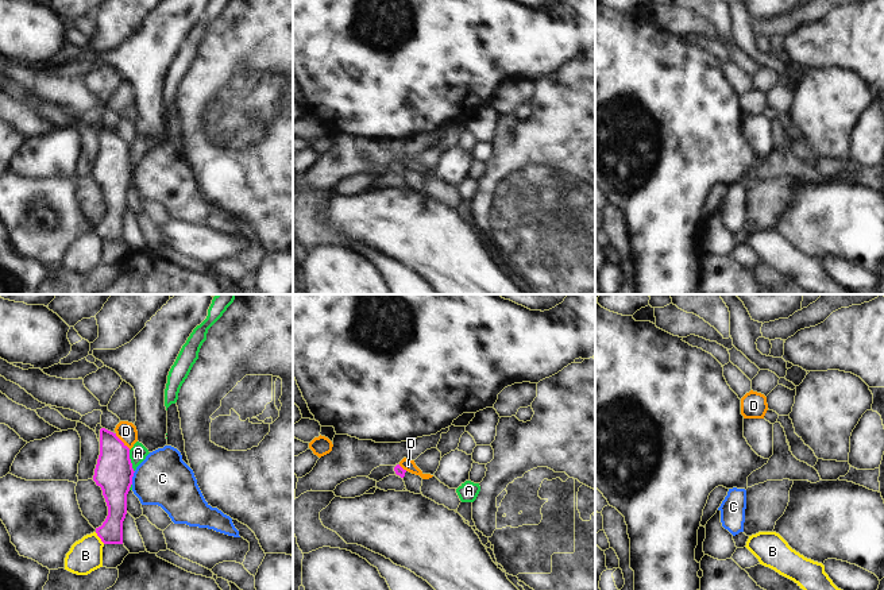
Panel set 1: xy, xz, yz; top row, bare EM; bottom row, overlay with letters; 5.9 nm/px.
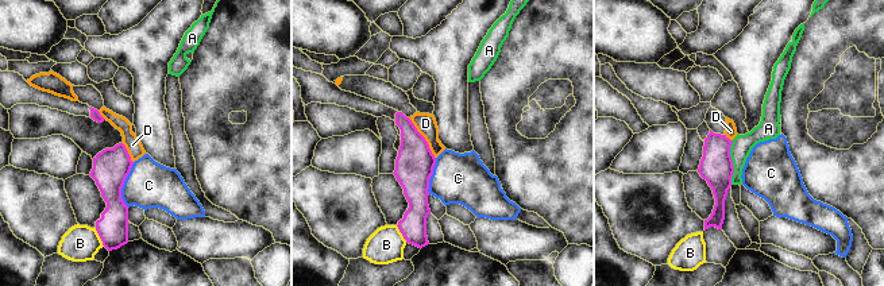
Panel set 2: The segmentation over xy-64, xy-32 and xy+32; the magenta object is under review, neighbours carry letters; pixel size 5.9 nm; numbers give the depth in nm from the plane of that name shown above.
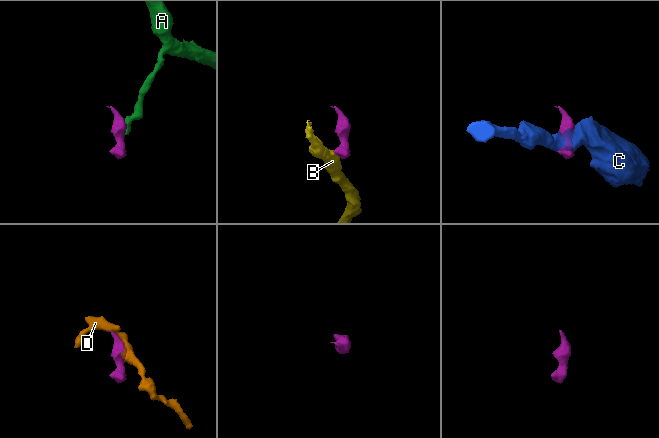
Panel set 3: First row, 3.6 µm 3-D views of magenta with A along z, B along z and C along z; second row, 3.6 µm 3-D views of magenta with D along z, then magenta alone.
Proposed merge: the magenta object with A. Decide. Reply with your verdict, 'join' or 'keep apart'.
keep apart

